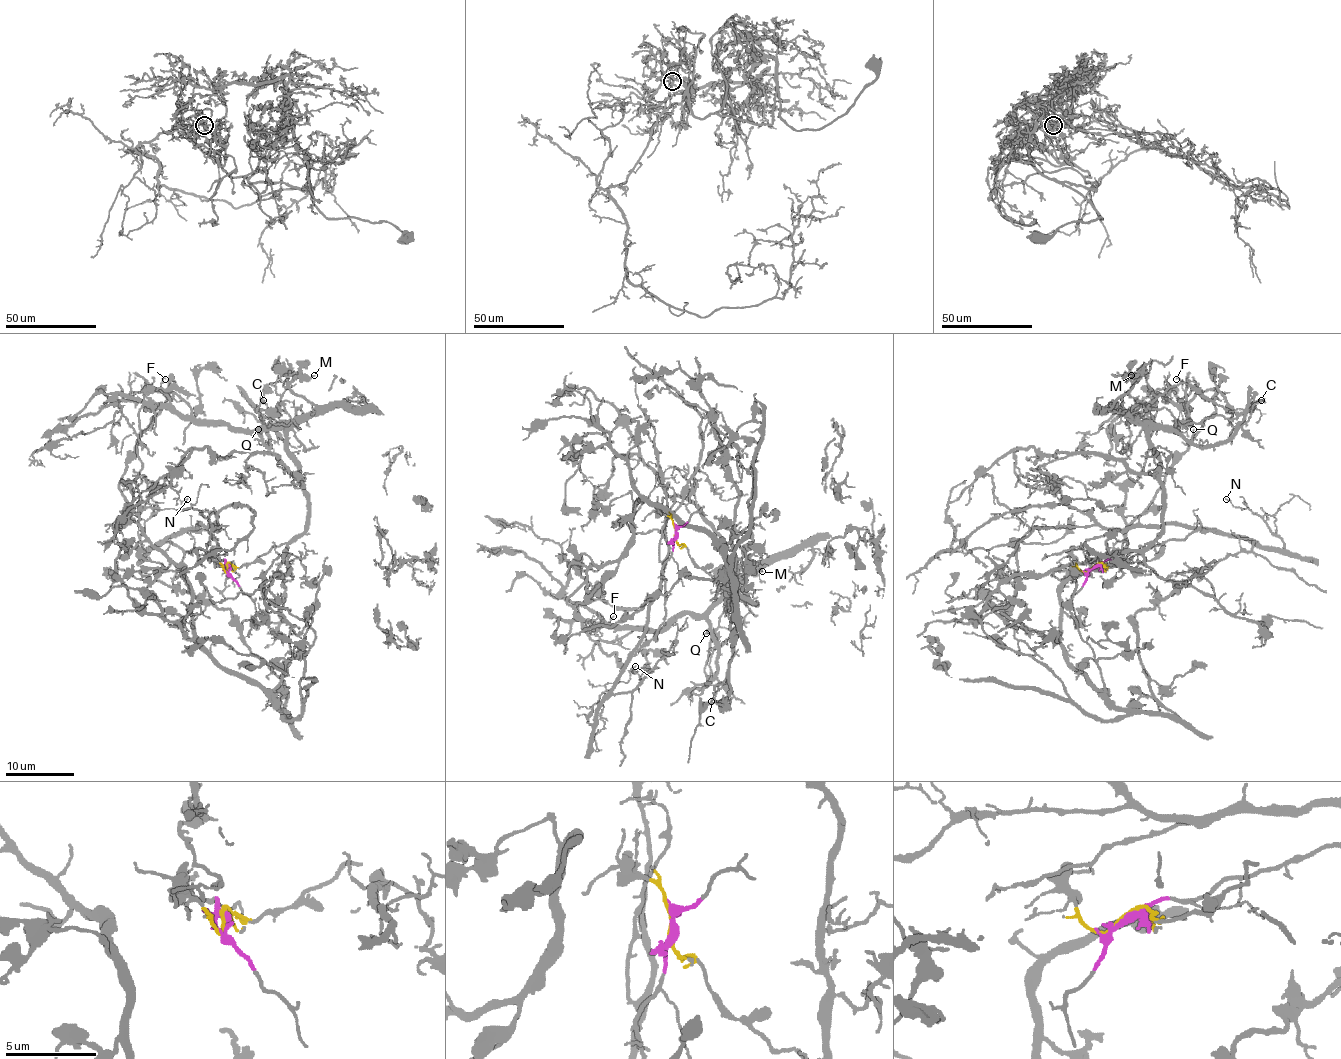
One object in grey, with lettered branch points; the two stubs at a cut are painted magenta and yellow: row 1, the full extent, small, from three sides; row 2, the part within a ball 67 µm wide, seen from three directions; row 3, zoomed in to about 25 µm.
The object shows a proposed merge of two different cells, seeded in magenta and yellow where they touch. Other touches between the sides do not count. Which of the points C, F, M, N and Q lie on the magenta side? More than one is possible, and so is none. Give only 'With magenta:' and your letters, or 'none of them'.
With magenta: N

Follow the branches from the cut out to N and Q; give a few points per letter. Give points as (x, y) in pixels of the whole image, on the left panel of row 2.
N: (227, 568), (207, 531), (183, 531), (144, 548), (144, 524), (188, 498)
Q: (227, 568), (229, 563), (249, 565), (304, 531), (307, 492), (287, 434), (263, 428), (261, 440), (258, 428)

